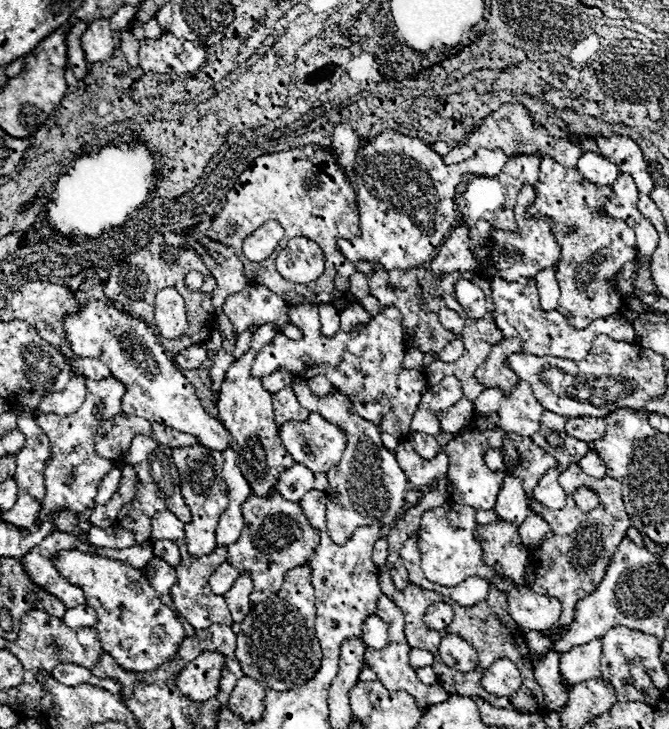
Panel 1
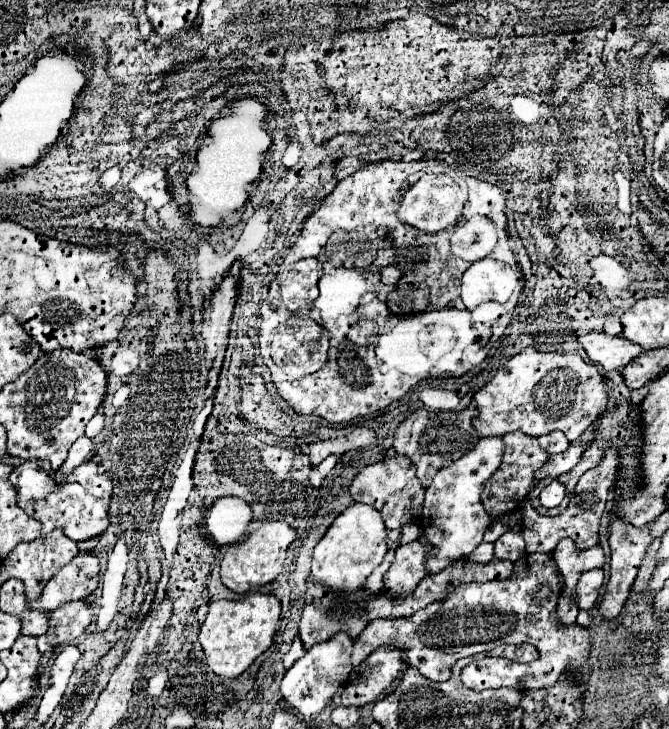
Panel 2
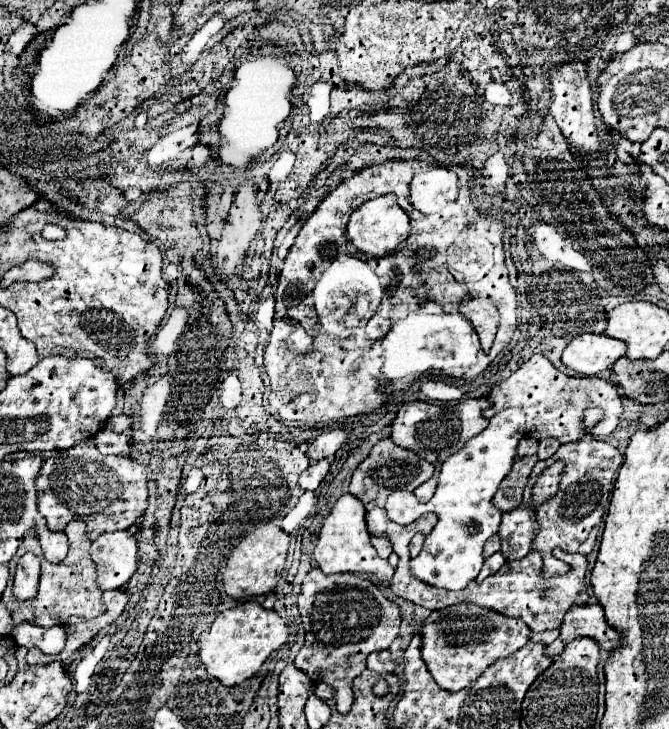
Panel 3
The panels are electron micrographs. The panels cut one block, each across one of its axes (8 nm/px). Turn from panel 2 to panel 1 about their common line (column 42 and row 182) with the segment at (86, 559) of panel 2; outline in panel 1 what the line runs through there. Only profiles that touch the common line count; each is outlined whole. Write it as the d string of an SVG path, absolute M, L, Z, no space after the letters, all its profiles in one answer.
M596 152L582 154L582 158L578 158L578 162L576 162L576 168L578 168L578 172L582 172L582 176L588 182L594 182L596 186L608 186L618 178L616 164L604 160Z

